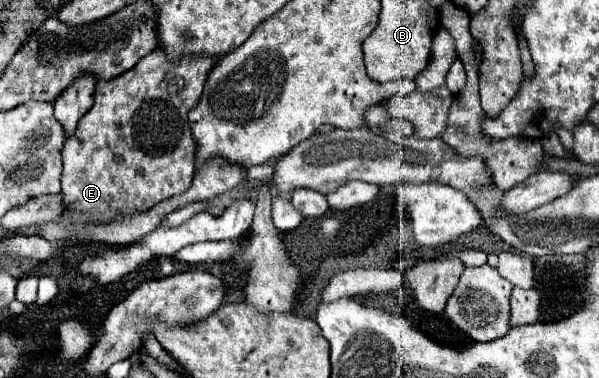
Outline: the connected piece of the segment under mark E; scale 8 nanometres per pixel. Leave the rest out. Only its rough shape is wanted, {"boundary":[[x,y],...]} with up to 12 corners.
{"boundary":[[155,48],[63,146],[69,218],[183,194],[219,58]]}

